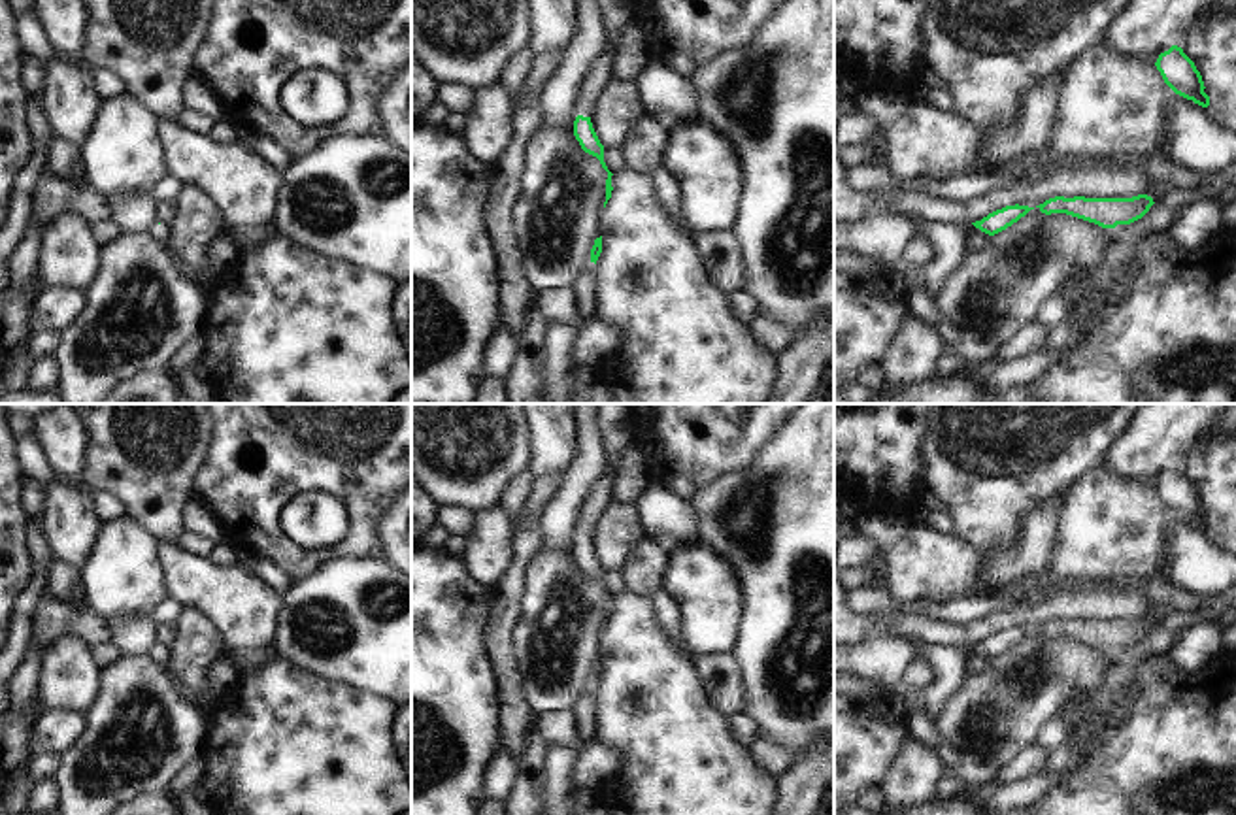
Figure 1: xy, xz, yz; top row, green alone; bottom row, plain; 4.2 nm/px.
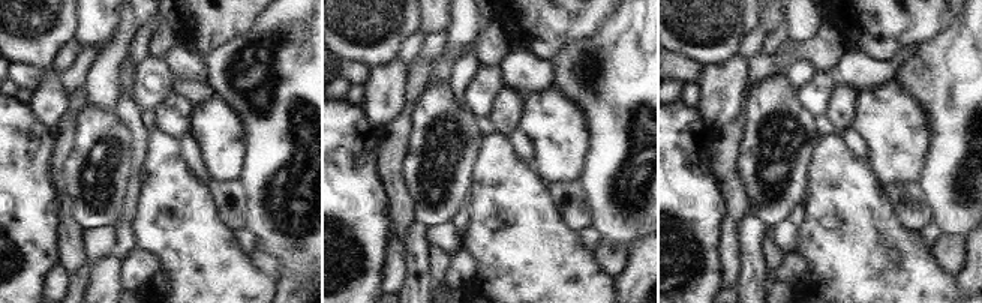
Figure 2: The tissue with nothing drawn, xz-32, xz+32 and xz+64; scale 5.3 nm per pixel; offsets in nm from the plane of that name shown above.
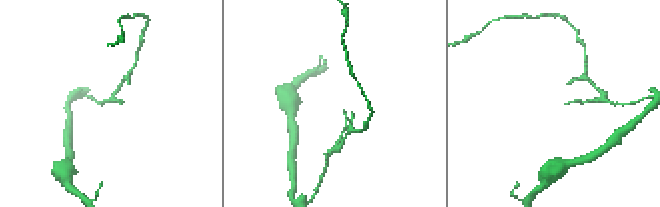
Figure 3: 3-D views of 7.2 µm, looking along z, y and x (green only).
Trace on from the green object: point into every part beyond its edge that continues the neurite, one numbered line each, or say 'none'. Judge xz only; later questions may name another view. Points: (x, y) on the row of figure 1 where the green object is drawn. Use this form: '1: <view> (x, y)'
1: xz (601, 72)

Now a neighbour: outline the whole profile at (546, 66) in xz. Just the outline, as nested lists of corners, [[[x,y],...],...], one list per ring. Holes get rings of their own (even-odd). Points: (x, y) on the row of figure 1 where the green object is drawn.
[[[543,53],[534,57],[532,72],[525,81],[526,92],[542,94],[562,68],[564,57],[566,53]]]

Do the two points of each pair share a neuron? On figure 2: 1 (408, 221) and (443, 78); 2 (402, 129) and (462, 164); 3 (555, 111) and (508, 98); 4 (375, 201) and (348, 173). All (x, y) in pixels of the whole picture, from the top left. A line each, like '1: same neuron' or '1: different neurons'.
1: different neurons
2: different neurons
3: different neurons
4: same neuron

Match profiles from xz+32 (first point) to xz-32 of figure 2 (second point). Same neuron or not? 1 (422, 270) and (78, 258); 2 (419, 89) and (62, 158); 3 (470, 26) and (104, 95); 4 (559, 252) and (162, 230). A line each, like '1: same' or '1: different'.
1: different
2: same
3: same
4: same

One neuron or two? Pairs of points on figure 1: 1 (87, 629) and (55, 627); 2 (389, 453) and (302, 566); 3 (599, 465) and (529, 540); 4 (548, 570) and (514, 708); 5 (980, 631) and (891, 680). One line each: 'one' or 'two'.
1: one
2: one
3: two
4: two
5: two

